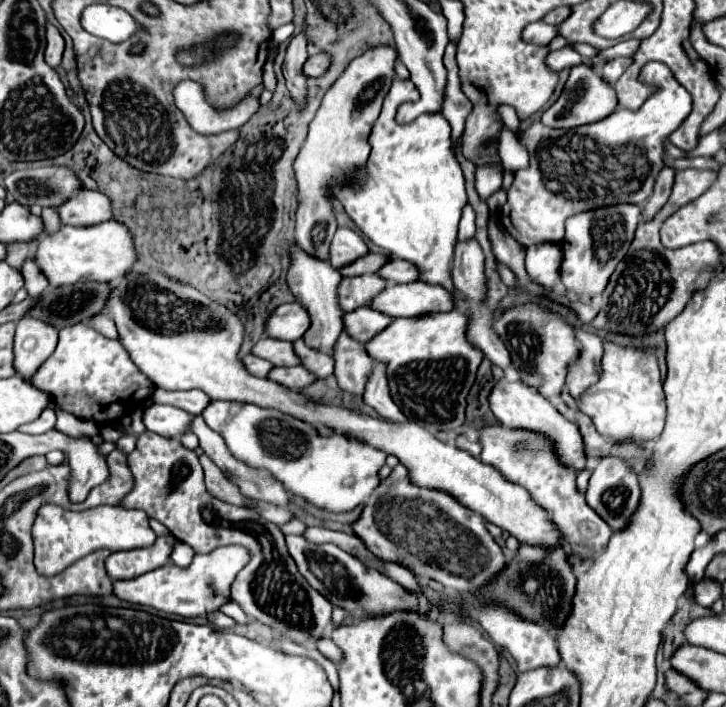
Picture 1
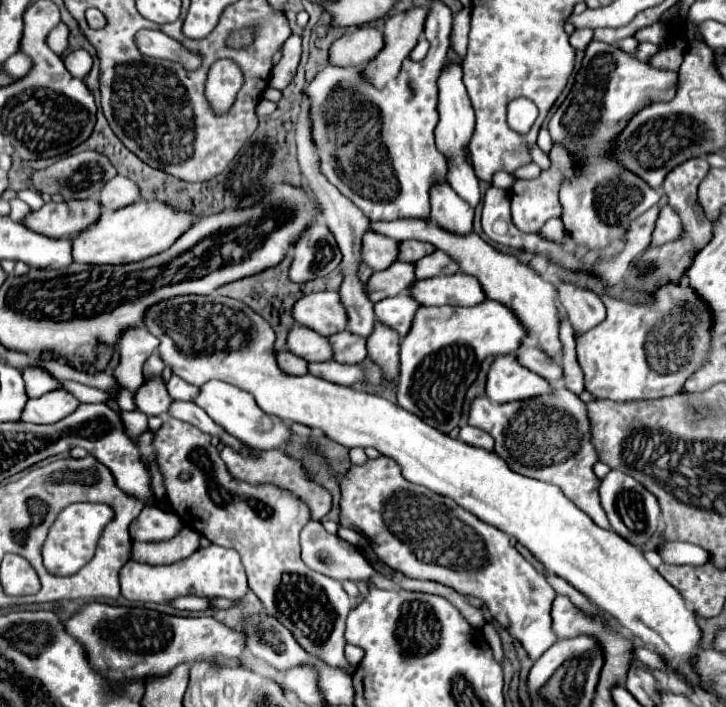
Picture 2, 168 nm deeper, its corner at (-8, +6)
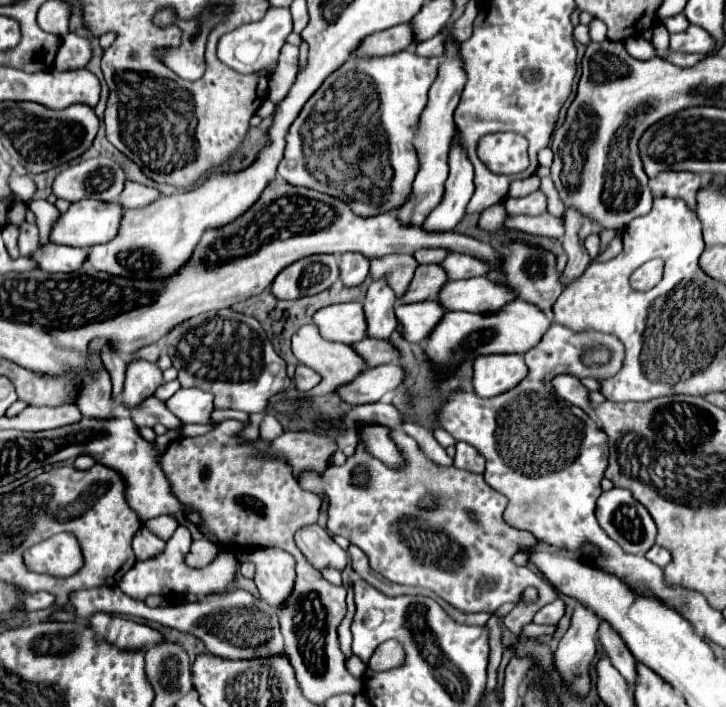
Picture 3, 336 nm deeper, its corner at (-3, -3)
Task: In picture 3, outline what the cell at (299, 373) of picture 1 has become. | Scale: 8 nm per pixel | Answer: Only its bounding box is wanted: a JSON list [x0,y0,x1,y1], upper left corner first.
[333,364,403,406]

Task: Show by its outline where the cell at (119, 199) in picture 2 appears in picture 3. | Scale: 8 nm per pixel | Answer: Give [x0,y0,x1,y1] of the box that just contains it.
[115,182,159,214]

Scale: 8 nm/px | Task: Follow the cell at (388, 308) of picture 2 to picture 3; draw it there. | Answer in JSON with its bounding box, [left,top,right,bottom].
[397,300,445,342]

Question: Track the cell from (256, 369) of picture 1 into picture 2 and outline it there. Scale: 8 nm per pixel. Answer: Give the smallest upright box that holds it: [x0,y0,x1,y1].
[278,351,308,375]

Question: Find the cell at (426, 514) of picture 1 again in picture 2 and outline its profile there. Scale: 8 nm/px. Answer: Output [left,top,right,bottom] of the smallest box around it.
[340,457,558,659]

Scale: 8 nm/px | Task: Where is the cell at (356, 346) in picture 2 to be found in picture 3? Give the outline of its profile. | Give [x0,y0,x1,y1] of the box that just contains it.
[353,338,399,366]

